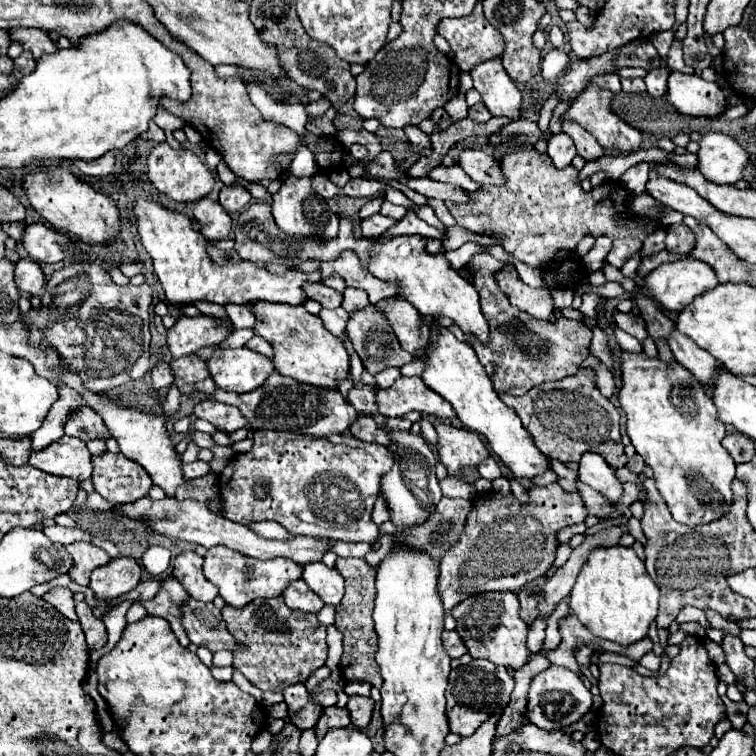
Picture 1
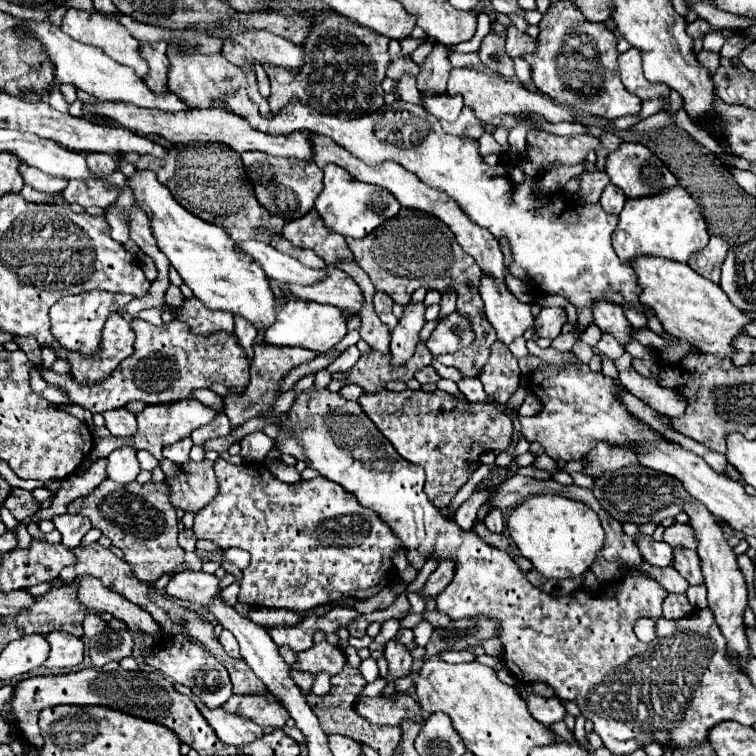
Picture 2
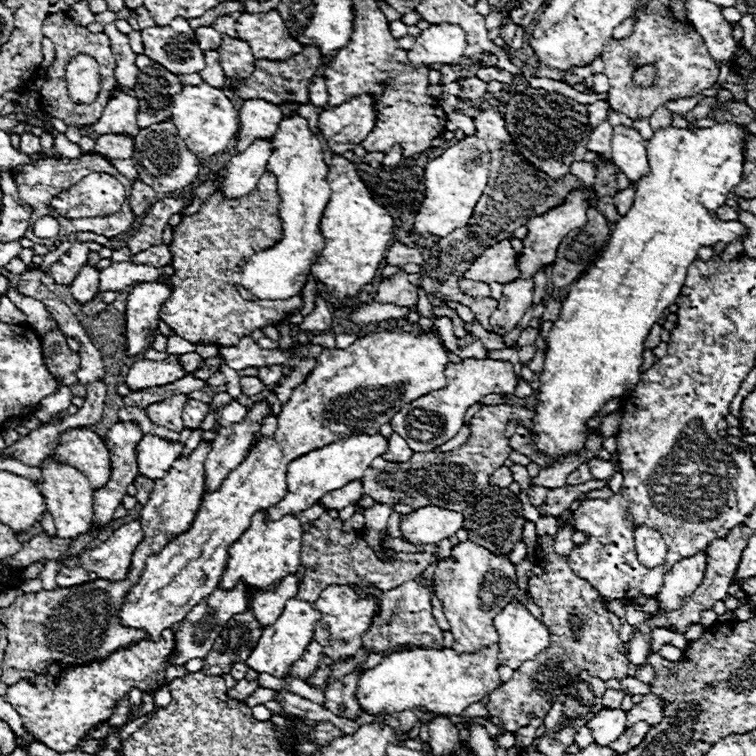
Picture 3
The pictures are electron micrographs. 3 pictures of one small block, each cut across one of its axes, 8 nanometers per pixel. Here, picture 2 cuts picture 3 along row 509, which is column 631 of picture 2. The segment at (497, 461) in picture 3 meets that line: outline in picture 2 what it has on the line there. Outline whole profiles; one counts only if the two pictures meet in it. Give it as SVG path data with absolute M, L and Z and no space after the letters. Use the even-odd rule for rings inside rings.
M596 444L596 448L592 448L592 452L588 452L588 456L584 456L582 462L584 462L582 472L592 476L594 480L608 470L638 464L636 452L632 452L632 448L624 452L624 448L608 448L608 444Z

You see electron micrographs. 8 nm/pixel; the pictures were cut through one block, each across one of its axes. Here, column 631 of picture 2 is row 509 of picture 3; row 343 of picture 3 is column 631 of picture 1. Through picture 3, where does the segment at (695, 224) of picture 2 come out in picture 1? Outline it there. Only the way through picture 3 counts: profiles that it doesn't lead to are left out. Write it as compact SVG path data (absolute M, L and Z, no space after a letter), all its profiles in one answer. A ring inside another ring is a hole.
M624 352L622 360L622 388L618 398L628 416L626 432L636 452L654 470L652 478L656 480L656 488L664 496L672 518L686 526L710 524L714 520L720 520L730 512L732 506L730 482L736 476L736 464L720 444L726 432L724 424L718 420L718 412L712 398L706 394L704 386L698 380L692 380L692 374L686 368L680 368L680 364L668 366L658 358L648 358L644 352Z

